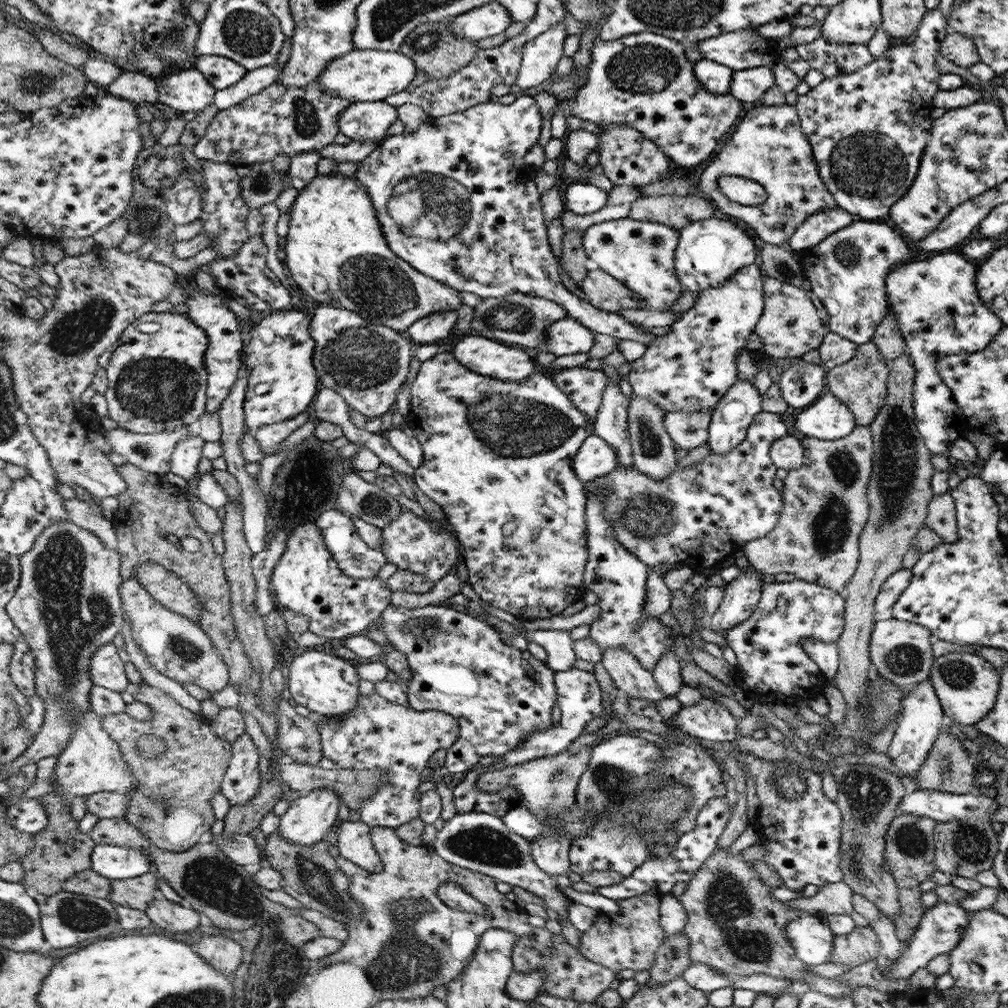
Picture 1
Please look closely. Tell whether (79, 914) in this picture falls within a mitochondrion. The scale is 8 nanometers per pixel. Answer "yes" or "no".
yes

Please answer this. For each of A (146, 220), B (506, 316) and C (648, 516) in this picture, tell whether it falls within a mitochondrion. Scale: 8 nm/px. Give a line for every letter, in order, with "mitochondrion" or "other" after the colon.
A: mitochondrion
B: mitochondrion
C: mitochondrion

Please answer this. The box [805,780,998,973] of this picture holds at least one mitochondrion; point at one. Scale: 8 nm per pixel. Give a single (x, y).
(969, 843)

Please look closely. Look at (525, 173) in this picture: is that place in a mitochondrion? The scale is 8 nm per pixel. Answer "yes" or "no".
no

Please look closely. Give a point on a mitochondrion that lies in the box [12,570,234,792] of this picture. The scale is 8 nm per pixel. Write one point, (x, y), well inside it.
(186, 651)

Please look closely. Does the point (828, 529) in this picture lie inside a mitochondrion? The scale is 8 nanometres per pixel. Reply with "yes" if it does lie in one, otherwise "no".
yes

